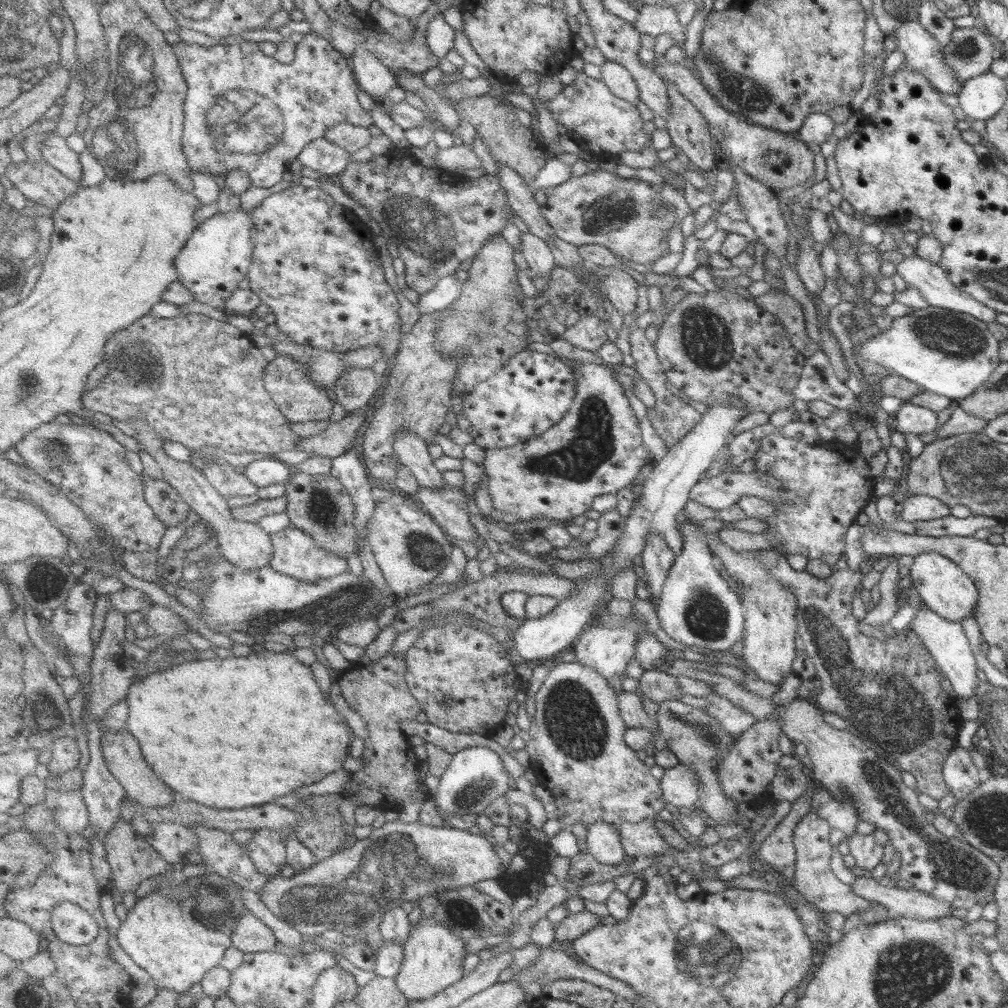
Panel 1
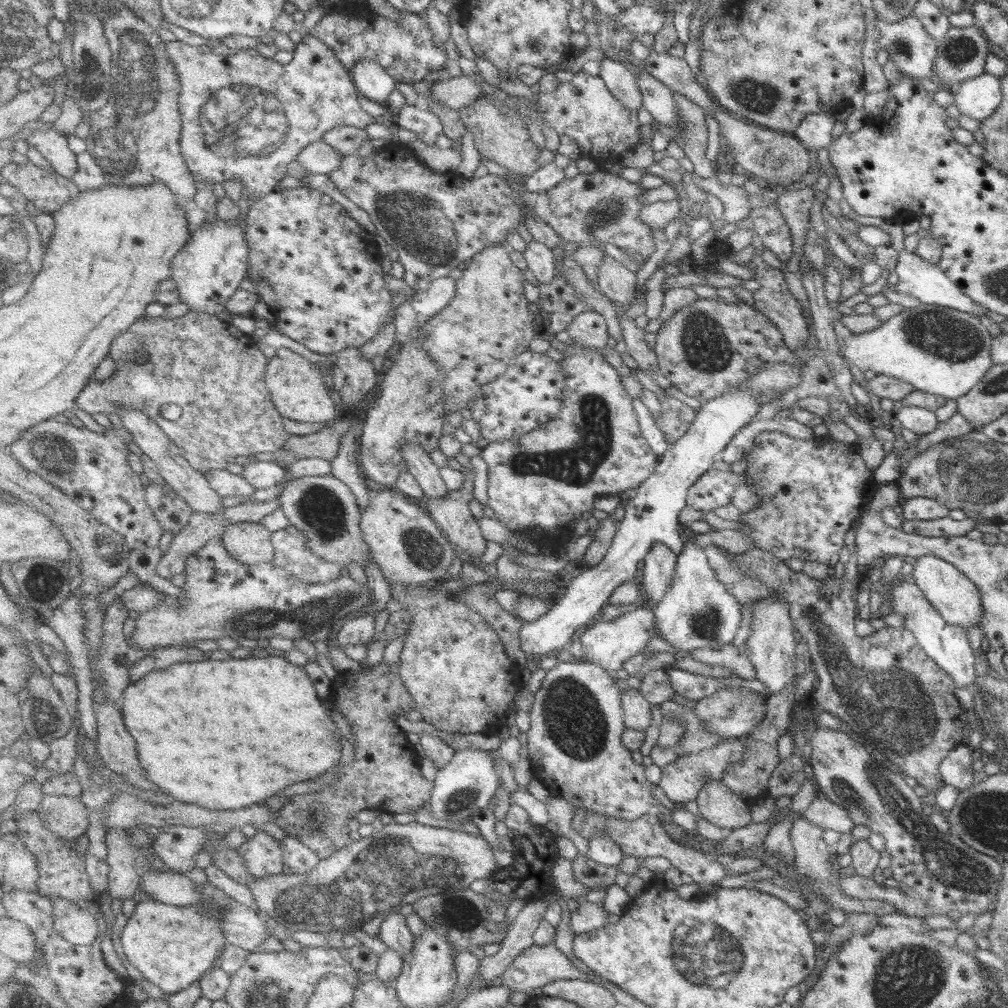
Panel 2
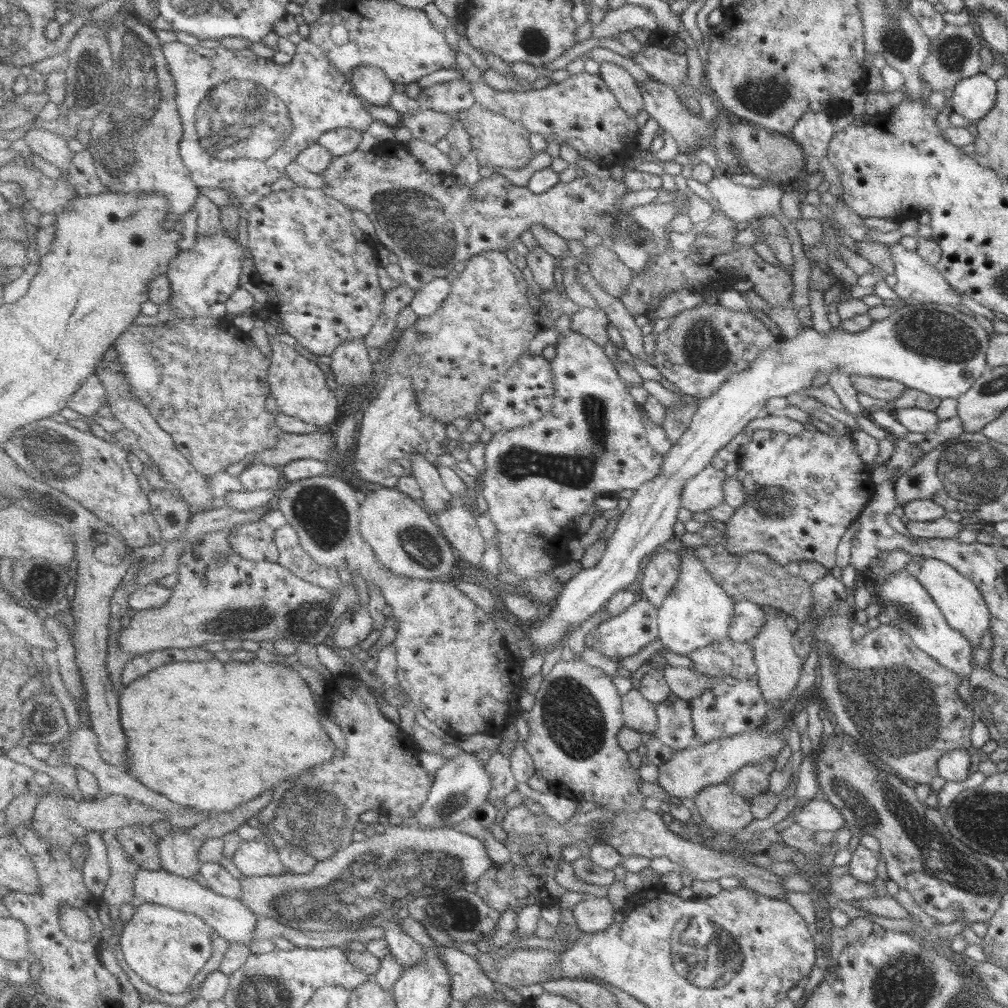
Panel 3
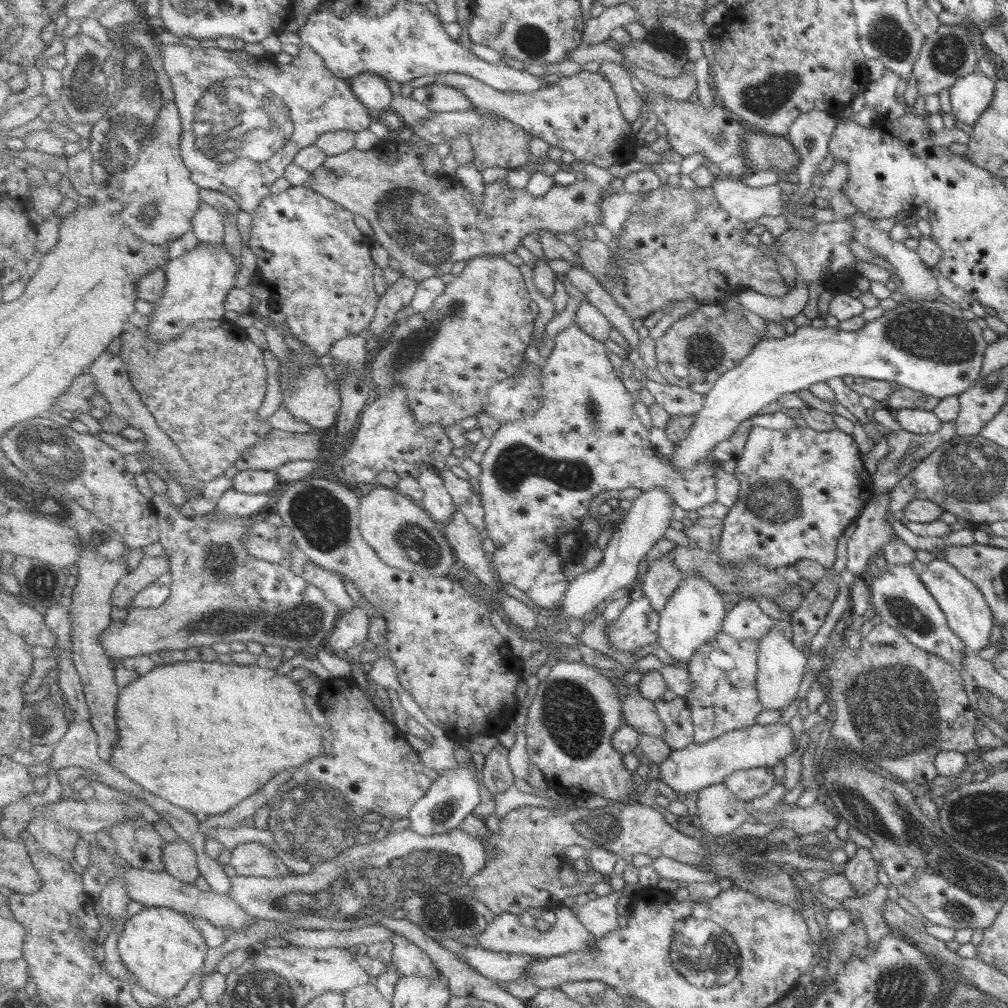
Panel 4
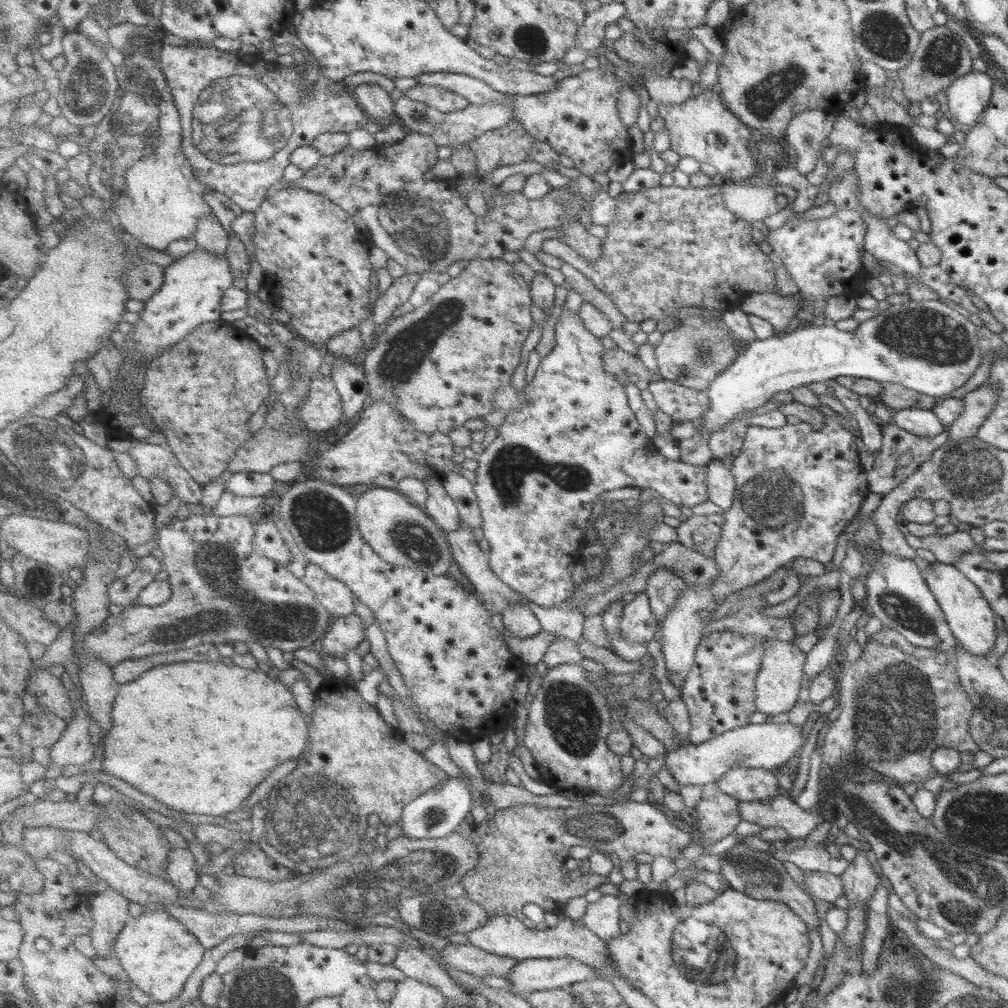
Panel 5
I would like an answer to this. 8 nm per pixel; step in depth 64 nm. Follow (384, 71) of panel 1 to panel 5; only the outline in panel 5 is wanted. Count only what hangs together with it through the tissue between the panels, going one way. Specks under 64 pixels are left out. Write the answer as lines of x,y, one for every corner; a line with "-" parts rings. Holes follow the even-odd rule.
362,83
353,89
353,95
370,115
374,124
387,125
397,120
395,112
395,98
388,90
374,83

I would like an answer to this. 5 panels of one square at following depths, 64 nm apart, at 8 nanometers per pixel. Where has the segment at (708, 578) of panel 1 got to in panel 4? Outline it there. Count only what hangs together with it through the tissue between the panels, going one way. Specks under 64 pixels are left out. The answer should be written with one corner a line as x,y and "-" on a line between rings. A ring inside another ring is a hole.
690,575
689,577
685,577
681,588
674,594
669,605
666,606
666,610
661,613
661,638
659,644
674,658
674,666
690,669
695,657
702,649
702,644
714,642
716,635
722,631
720,625
724,623
724,617
726,617
727,613
725,610
726,606
724,606
725,600
719,591
720,590
716,590
704,577

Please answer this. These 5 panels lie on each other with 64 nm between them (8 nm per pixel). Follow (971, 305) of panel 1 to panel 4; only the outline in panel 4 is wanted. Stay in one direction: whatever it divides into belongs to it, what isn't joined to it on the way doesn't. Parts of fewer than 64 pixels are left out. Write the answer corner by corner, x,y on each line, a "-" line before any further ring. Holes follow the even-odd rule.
844,190
834,191
831,195
832,199
829,204
832,206
834,215
837,218
849,216
849,220
851,220
855,228
853,235
856,241
871,250
876,256
886,259
886,262
890,263
896,269
895,273
900,278
900,283
896,290
909,300
935,300
937,296
941,295
939,284
936,282
933,272
928,270
928,267
922,263
922,260
920,260
914,250
908,250
903,242
893,240
888,231
882,231
873,227
874,219
862,214
859,208
850,203
850,199
844,195

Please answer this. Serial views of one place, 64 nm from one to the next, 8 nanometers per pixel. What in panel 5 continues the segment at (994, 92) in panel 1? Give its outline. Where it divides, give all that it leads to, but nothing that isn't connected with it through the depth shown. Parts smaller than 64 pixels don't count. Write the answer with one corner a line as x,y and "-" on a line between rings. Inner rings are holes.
976,70
955,78
946,90
951,119
969,129
974,127
989,106
992,81
987,73

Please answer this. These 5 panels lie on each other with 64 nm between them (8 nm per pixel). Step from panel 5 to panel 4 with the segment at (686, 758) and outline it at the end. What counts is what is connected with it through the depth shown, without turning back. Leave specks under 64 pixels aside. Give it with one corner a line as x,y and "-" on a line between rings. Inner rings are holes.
780,721
776,724
768,724
766,726
757,724
748,729
736,730
724,734
722,737
704,744
695,743
686,749
674,749
672,756
660,765
660,779
666,785
669,784
677,794
685,796
686,794
692,794
692,792
700,792
705,787
718,786
721,782
725,781
726,777
736,771
763,766
773,767
784,758
792,758
794,745
796,745
796,741
788,725

